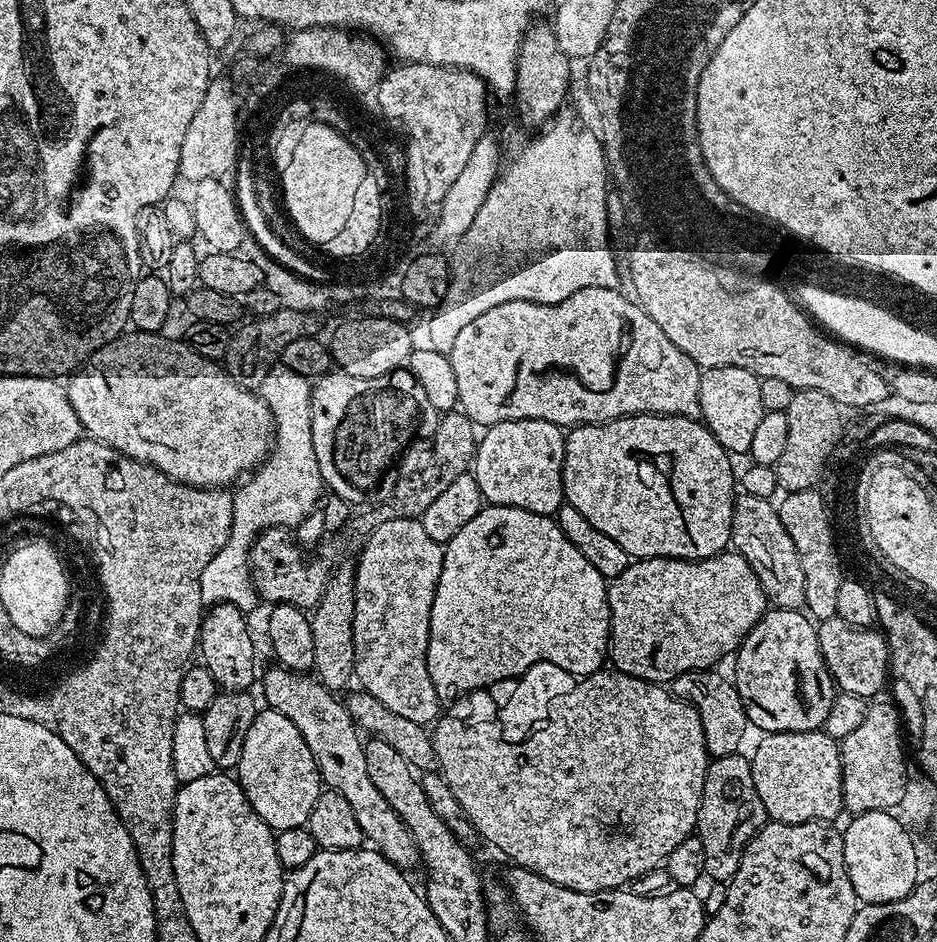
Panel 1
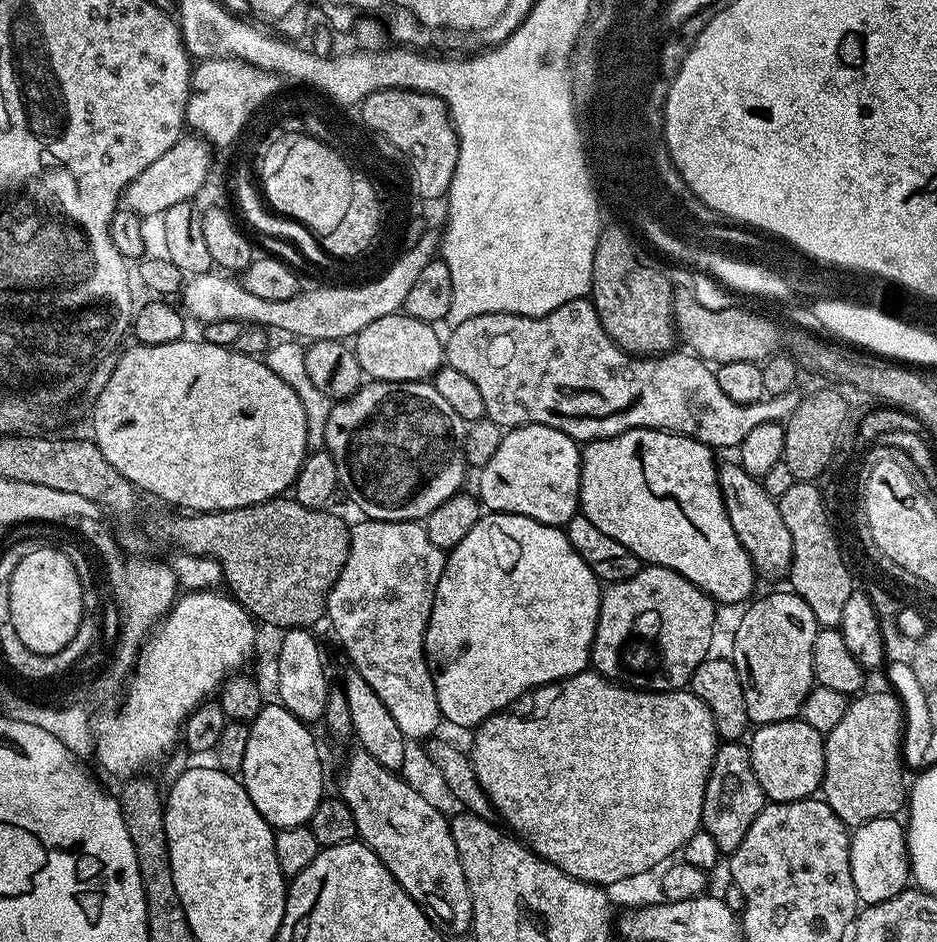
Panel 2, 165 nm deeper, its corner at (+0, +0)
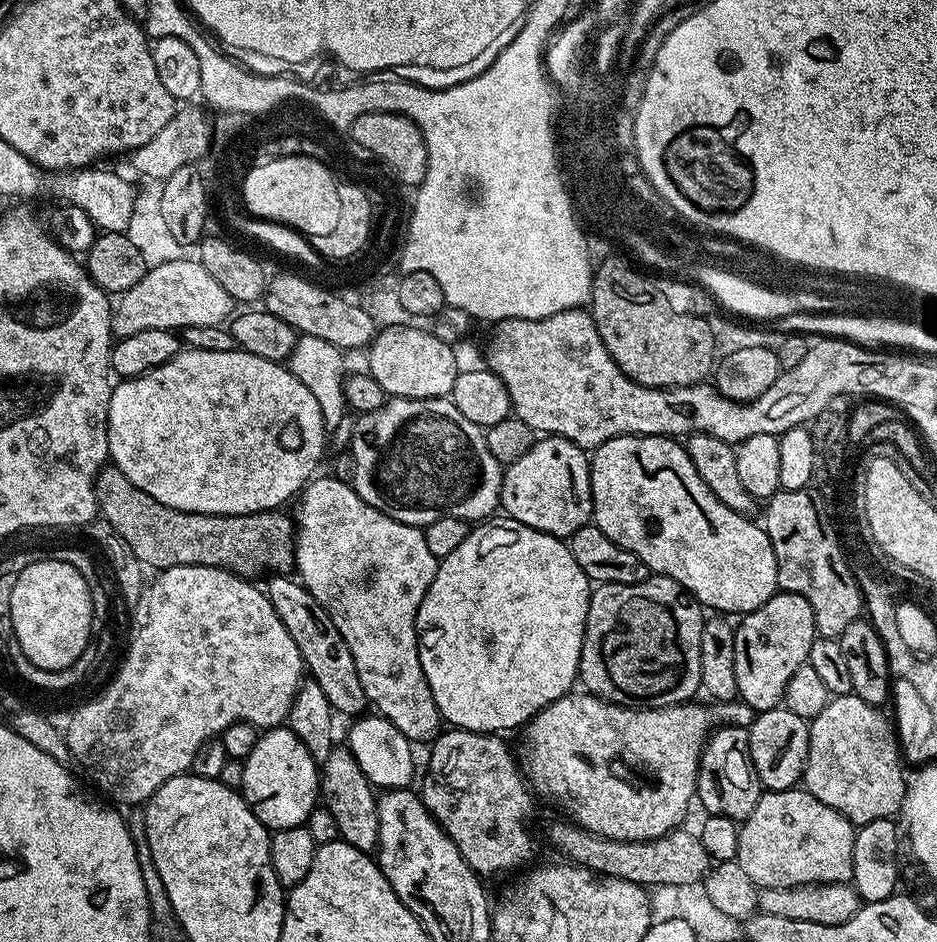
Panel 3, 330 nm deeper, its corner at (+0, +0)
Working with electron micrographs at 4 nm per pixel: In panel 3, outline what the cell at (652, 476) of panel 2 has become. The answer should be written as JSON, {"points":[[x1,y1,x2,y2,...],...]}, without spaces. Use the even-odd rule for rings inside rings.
{"points":[[635,434,615,436,591,453,590,467,592,520,606,538,618,542,630,554,638,554,649,573,678,582,701,606,716,614,747,614,776,595,778,562,770,538,757,521,755,524,745,513,730,510,726,502,718,502,710,486,694,470,694,462,690,462,688,451,679,439]]}

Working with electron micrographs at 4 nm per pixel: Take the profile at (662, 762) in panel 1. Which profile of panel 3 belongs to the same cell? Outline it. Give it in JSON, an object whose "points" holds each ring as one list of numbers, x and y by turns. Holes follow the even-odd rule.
{"points":[[583,690,573,691,571,694,563,696,562,698,558,698,554,701,553,704,548,704,544,707,541,713,544,715,542,718,542,722,538,719,538,726,530,726,530,732,522,732,522,735,519,737,520,739,520,752,518,748,518,763,520,765,521,772,524,773,525,781,530,785,531,791,535,793,537,797,540,796,544,800,549,800,552,804,557,804,558,807,561,808,563,815,567,817,571,823,575,824,577,828,583,828,586,832,591,832,593,836,600,836,604,840,625,840,626,842,638,842,639,840,653,840,654,838,658,838,662,834,666,834,667,832,671,832,673,830,679,829,681,827,680,824,684,820,684,815,688,812,688,807,691,804,694,804,694,797,696,795,696,779,698,778,698,770,700,769,700,759,702,758,702,754,704,753,704,745,708,742,708,737,712,735,714,729,717,725,720,726,735,726,737,728,748,728,751,725,752,721,756,719,757,713,750,706,746,706,744,701,737,698,735,700,726,700,715,705,716,707,716,716,711,712,710,709,707,708,704,704,696,704,697,702,685,702,682,704,668,704,664,708,625,708,623,704,612,704,609,700,601,700,600,697,591,695]]}

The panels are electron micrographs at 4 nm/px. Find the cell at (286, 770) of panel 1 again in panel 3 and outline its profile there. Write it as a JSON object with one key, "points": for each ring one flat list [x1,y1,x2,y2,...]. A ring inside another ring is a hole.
{"points":[[281,726,261,731,243,766,243,798,265,828,286,830,307,825,309,814,318,804,318,762,289,728]]}

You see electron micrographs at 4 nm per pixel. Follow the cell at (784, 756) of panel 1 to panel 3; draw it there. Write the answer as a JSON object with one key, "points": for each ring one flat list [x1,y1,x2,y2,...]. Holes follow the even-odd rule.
{"points":[[777,706,761,712,748,728,750,758,761,785,769,792,795,788,801,783,808,757,809,721,798,718,789,708]]}

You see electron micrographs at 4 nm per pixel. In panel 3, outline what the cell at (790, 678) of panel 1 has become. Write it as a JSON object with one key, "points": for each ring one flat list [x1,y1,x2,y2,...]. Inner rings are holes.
{"points":[[780,590,741,620,744,621,735,625,734,638,734,678,738,678,736,695,757,714,768,712,783,701,786,682,790,682,794,670,808,662,810,646,818,635,814,610,810,610,806,598]]}

